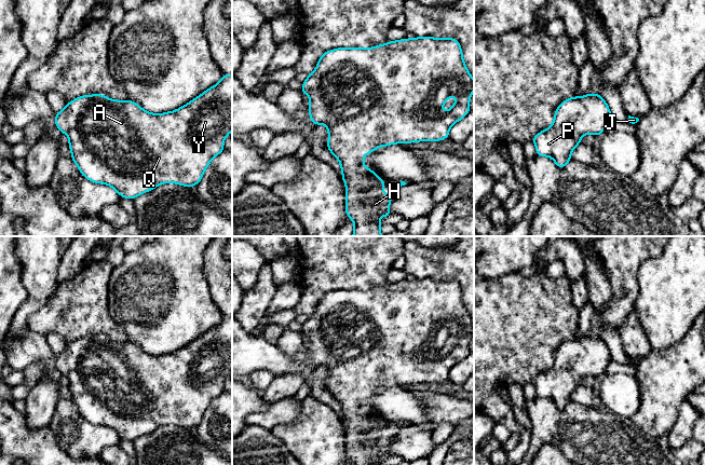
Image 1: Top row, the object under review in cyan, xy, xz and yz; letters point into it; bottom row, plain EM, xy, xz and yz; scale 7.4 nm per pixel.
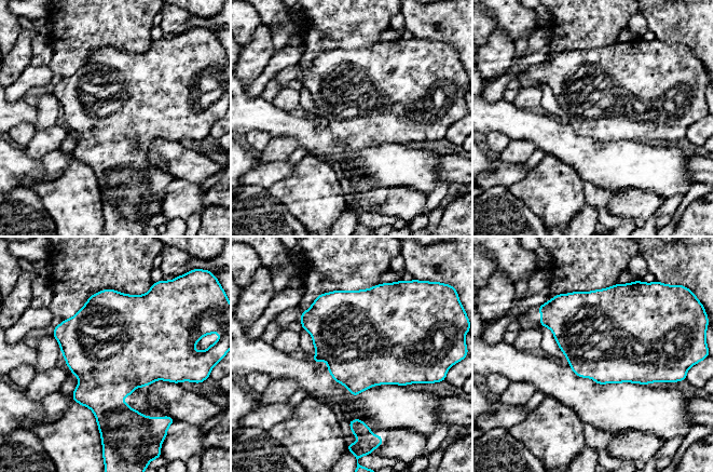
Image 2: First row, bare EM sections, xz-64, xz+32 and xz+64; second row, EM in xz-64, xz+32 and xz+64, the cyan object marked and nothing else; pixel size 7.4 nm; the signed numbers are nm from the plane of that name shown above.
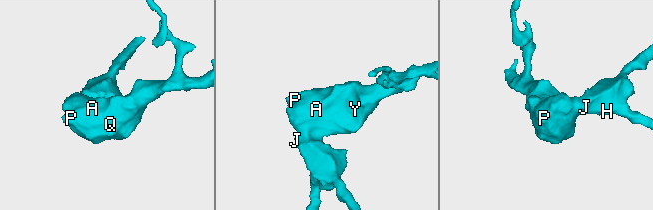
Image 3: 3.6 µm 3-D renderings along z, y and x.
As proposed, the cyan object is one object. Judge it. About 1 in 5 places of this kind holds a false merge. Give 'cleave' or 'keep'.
keep

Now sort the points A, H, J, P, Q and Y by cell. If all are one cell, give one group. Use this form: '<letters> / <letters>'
A H J P Q Y

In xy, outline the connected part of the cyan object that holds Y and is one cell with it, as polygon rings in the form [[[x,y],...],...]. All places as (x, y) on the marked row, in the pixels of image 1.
[[[223,73],[222,79],[216,85],[207,88],[204,93],[175,111],[165,113],[150,113],[130,99],[114,100],[101,94],[80,96],[68,102],[63,110],[55,114],[55,125],[63,134],[68,136],[71,159],[78,166],[81,175],[92,182],[110,186],[121,197],[134,200],[136,196],[155,189],[161,183],[177,183],[186,188],[198,186],[202,179],[204,170],[207,168],[212,160],[223,151],[225,138],[230,135],[230,132],[232,131],[232,76]]]

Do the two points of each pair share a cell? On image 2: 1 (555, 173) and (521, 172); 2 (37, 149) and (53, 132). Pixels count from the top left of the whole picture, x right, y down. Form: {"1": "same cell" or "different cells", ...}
{"1": "different cells", "2": "same cell"}

